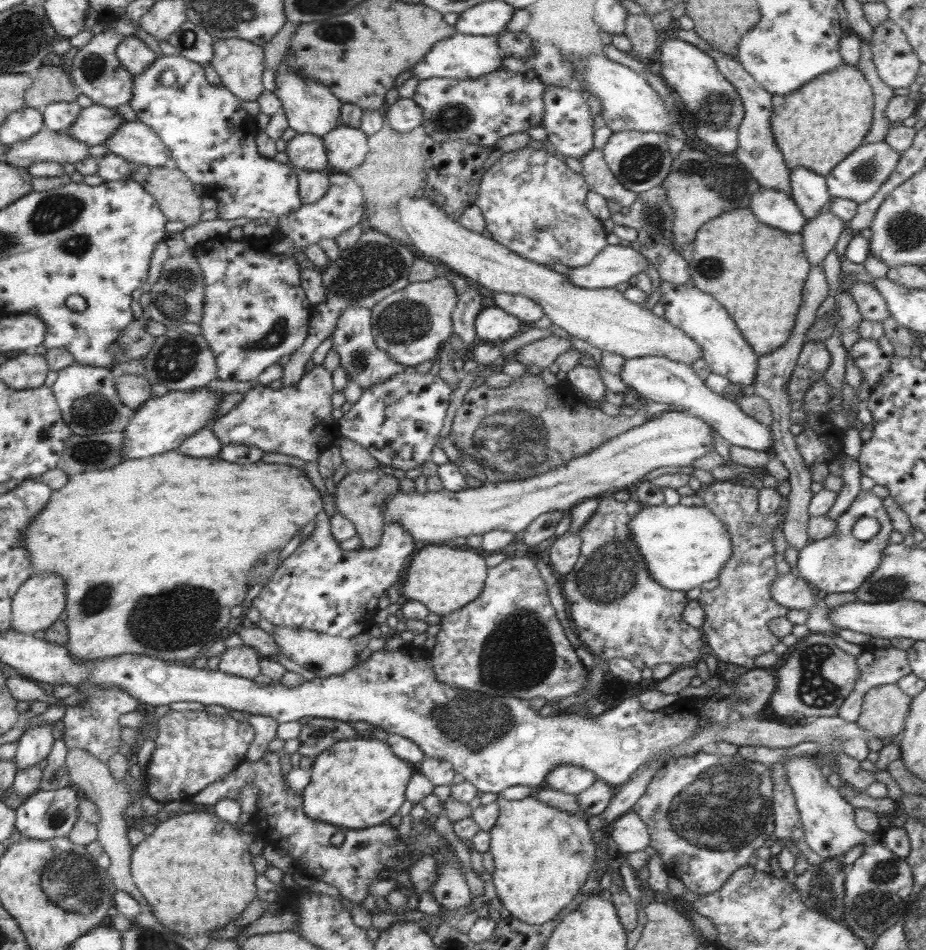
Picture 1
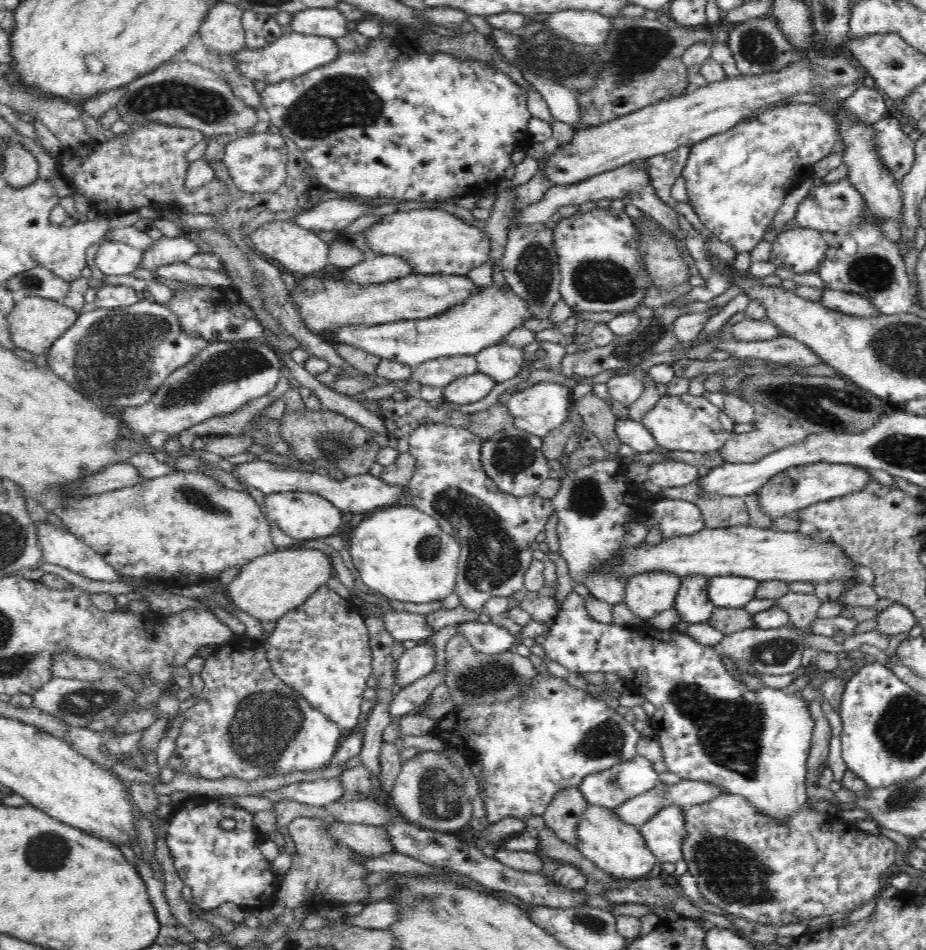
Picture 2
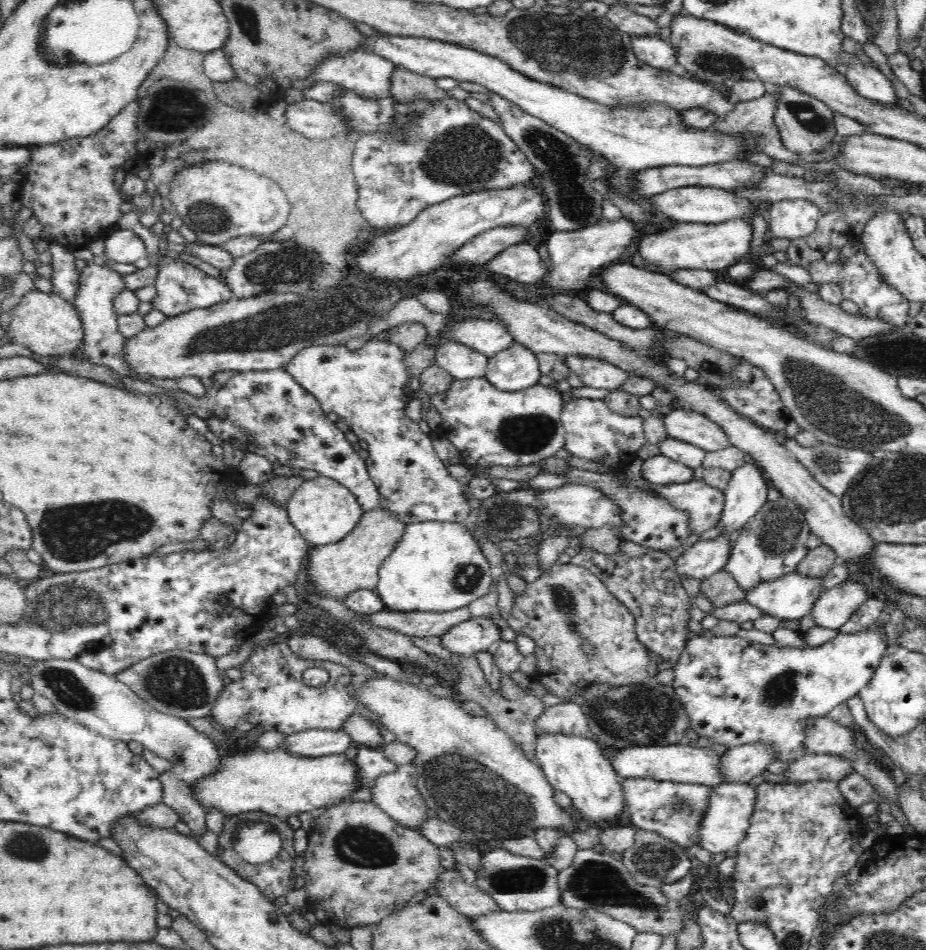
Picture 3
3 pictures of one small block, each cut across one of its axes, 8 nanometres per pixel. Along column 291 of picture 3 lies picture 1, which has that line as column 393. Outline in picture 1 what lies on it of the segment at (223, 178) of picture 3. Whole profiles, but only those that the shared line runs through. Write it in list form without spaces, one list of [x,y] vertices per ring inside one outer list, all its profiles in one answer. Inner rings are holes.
[[[414,195],[403,196],[399,202],[393,204],[393,210],[398,216],[400,227],[408,234],[415,249],[424,256],[430,256],[430,258],[438,260],[438,262],[445,265],[445,268],[450,268],[457,275],[466,278],[469,282],[478,283],[481,287],[486,287],[495,292],[521,294],[536,301],[542,306],[544,314],[550,318],[552,324],[566,330],[572,337],[586,341],[602,351],[615,353],[625,359],[643,356],[666,357],[687,365],[691,365],[696,359],[702,358],[698,344],[690,336],[687,336],[683,330],[670,324],[663,316],[654,315],[651,310],[628,300],[623,292],[618,291],[615,287],[590,290],[573,286],[566,276],[549,270],[546,265],[531,262],[509,250],[506,246],[502,246],[490,238],[484,238],[479,233],[467,230],[459,224],[455,217],[448,216],[440,206],[433,202],[430,198],[418,198]]]

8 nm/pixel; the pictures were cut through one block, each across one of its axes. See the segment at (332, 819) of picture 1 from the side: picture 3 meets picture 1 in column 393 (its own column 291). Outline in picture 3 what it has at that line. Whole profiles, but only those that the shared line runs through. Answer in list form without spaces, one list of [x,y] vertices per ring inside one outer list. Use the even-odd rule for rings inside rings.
[[[252,748],[252,750],[238,750],[238,752],[223,752],[220,758],[219,767],[204,778],[193,782],[193,793],[195,799],[203,808],[214,808],[220,810],[225,819],[238,816],[244,813],[265,813],[287,821],[290,816],[310,812],[313,810],[323,811],[331,806],[336,806],[344,800],[357,801],[358,790],[358,770],[355,762],[348,760],[345,754],[330,754],[316,758],[305,758],[289,754],[288,750],[262,750],[262,748]]]

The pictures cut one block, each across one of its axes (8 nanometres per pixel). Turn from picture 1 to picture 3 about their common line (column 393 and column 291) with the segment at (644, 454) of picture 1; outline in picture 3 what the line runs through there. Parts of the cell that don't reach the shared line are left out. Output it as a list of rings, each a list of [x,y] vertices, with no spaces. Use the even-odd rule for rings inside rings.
[[[312,474],[294,490],[286,509],[291,523],[311,547],[340,542],[346,534],[350,534],[350,530],[354,530],[354,526],[358,526],[365,513],[350,489],[320,474]]]

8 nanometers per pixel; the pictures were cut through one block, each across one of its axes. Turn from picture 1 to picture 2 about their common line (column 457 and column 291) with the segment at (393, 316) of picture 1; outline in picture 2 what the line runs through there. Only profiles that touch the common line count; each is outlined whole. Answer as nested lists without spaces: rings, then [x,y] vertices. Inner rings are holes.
[[[410,274],[382,284],[368,284],[359,286],[349,284],[343,278],[314,278],[313,275],[304,277],[297,283],[297,291],[291,296],[291,302],[297,306],[297,311],[310,333],[320,335],[322,338],[334,333],[334,330],[342,326],[376,326],[385,325],[389,322],[398,321],[420,321],[423,318],[430,318],[437,314],[445,313],[463,303],[474,291],[478,290],[476,284],[470,278],[457,275],[442,274]]]

